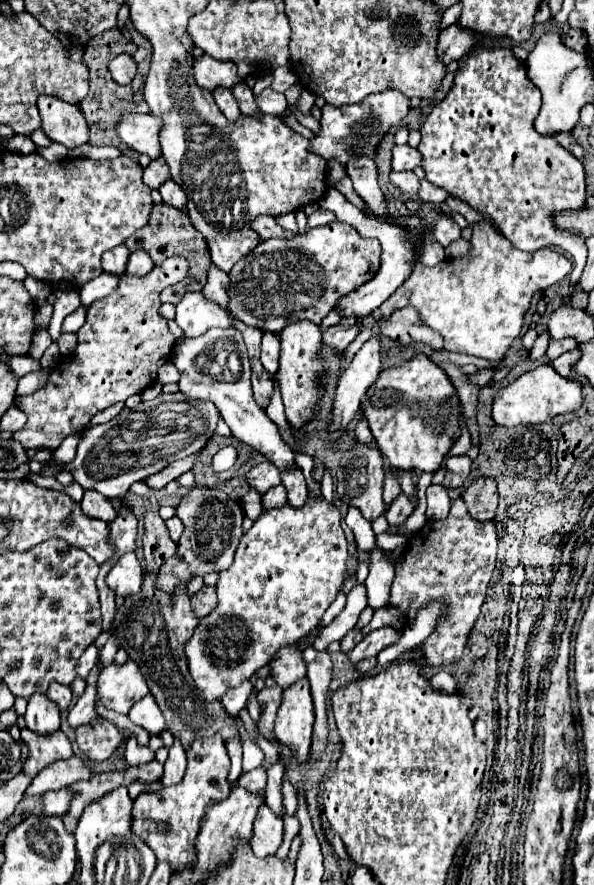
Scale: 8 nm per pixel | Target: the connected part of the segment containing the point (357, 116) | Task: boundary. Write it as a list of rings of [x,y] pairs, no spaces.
[[[388,90],[388,92],[378,92],[372,94],[368,98],[364,98],[358,104],[348,104],[348,106],[330,106],[326,104],[322,108],[322,120],[320,126],[322,130],[316,134],[316,138],[310,142],[310,150],[320,154],[322,158],[330,160],[336,158],[338,162],[346,164],[350,152],[354,154],[364,154],[364,156],[372,156],[378,140],[394,126],[398,124],[410,110],[410,102],[404,94],[396,92],[396,90]]]

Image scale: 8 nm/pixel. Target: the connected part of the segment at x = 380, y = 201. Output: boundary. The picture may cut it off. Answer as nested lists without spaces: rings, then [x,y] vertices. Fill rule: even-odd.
[[[352,156],[352,162],[348,162],[348,176],[354,182],[354,190],[358,196],[362,196],[368,204],[366,212],[376,214],[376,216],[386,216],[388,206],[386,206],[386,196],[378,186],[376,180],[376,164],[372,158],[364,156]]]

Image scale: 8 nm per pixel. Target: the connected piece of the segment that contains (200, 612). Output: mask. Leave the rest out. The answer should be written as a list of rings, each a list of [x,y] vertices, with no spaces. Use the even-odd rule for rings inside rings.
[[[204,584],[200,592],[196,592],[196,594],[190,596],[190,602],[192,602],[192,612],[194,612],[198,618],[206,616],[206,614],[216,606],[216,592],[214,592],[214,586]]]

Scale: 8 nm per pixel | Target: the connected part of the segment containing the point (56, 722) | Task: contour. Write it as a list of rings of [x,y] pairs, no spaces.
[[[34,694],[28,700],[28,710],[24,714],[26,726],[38,734],[50,734],[60,728],[60,708],[48,702],[46,694]]]

